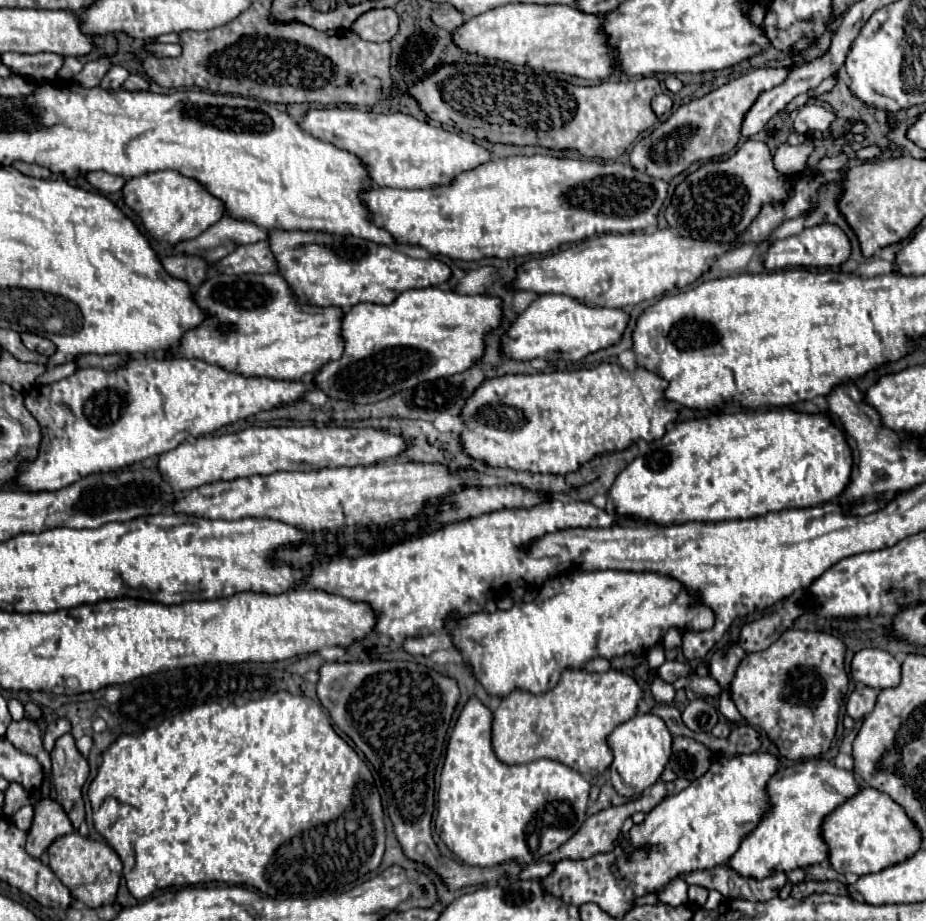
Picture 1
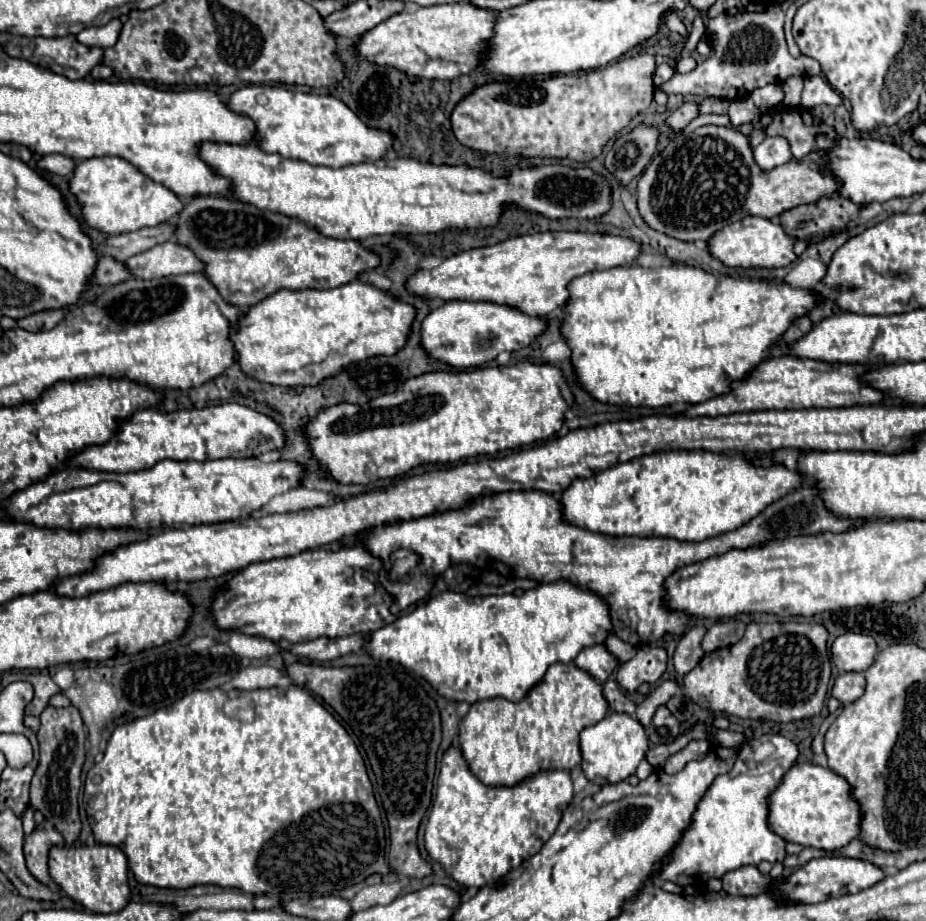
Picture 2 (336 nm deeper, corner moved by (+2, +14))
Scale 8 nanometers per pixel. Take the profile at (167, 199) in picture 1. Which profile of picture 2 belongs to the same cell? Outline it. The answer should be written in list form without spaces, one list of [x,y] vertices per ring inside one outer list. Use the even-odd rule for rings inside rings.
[[[94,157],[78,163],[70,181],[70,191],[82,203],[82,213],[88,225],[108,235],[160,225],[184,209],[184,203],[176,193],[146,177],[138,167],[122,157]]]

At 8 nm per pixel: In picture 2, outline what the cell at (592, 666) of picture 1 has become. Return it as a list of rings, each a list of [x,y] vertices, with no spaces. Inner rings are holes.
[[[594,645],[588,649],[582,649],[578,653],[578,657],[574,659],[574,663],[588,671],[596,681],[604,683],[608,679],[608,675],[612,675],[612,671],[616,671],[620,667],[620,661],[616,655],[612,655],[606,645]]]

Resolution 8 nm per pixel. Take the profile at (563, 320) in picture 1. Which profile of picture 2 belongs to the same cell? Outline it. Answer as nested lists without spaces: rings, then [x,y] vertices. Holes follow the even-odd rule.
[[[450,301],[438,309],[434,309],[422,321],[422,345],[432,353],[432,357],[458,367],[482,367],[488,361],[496,359],[502,351],[518,351],[534,343],[544,331],[548,323],[542,317],[532,317],[522,313],[510,305],[496,305],[486,301]],[[490,333],[496,335],[488,349],[478,347],[478,339],[486,339]]]

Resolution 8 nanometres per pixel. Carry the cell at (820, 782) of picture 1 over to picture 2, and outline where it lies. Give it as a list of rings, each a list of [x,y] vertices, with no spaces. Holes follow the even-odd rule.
[[[762,735],[744,741],[732,771],[716,777],[708,793],[702,797],[696,813],[692,815],[692,825],[688,833],[684,833],[684,841],[676,845],[668,865],[664,865],[664,869],[658,873],[658,879],[690,885],[695,881],[708,881],[712,877],[720,879],[728,871],[740,869],[742,865],[756,867],[760,861],[782,861],[786,857],[786,841],[770,829],[770,795],[780,787],[784,775],[792,769],[798,755],[798,745],[790,743],[782,735]],[[764,741],[774,743],[776,751],[764,761],[754,761],[754,751]]]

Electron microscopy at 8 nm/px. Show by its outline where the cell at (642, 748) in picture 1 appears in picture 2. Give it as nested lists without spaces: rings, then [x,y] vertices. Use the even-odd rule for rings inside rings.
[[[610,711],[600,723],[586,727],[580,733],[580,749],[582,749],[582,769],[584,775],[598,785],[620,783],[636,773],[638,763],[644,759],[648,751],[648,735],[642,723],[628,713]]]

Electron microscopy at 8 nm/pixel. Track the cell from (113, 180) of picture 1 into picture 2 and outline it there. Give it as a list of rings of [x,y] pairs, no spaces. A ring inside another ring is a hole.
[[[46,155],[38,161],[38,167],[58,173],[58,175],[64,175],[64,177],[70,177],[76,169],[76,163],[64,155]]]

